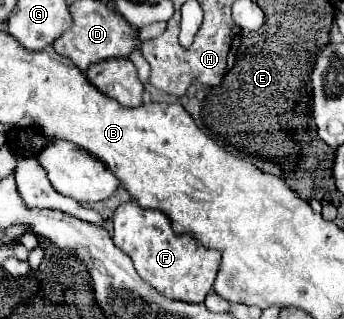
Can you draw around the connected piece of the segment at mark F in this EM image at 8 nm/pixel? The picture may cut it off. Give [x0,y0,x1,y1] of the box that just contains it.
[114,201,220,303]

